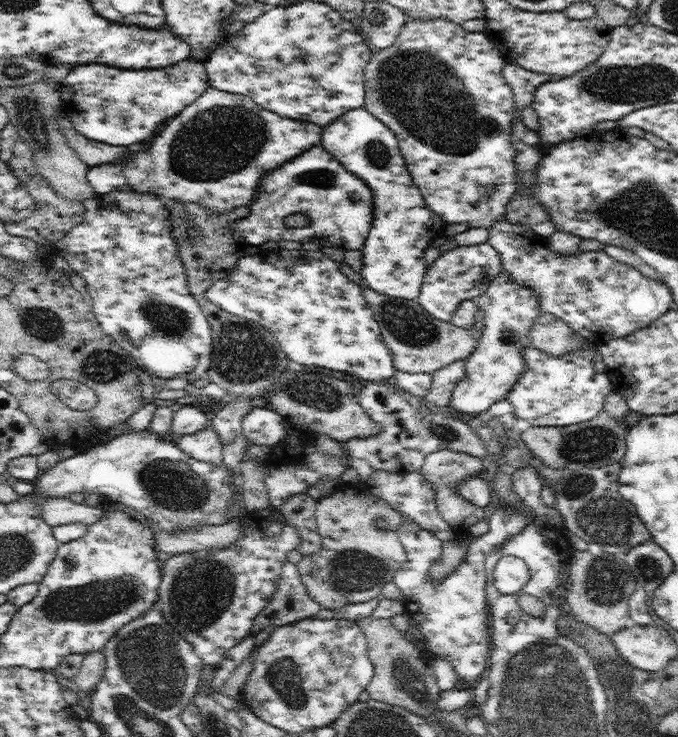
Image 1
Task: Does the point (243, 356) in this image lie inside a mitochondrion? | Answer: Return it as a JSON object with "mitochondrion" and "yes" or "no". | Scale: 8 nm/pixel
{"mitochondrion":"yes"}

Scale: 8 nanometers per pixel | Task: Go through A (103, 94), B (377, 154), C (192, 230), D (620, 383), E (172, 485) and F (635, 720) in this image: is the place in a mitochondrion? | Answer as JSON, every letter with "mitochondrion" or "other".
{"A":"other","B":"mitochondrion","C":"mitochondrion","D":"other","E":"mitochondrion","F":"mitochondrion"}

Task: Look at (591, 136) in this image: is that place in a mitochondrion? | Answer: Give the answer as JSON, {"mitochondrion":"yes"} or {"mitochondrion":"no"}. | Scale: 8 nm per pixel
{"mitochondrion":"no"}

